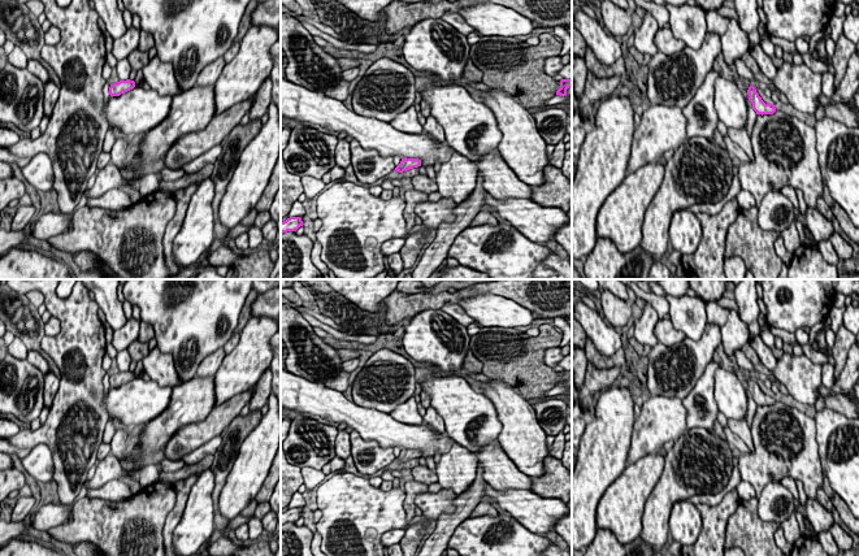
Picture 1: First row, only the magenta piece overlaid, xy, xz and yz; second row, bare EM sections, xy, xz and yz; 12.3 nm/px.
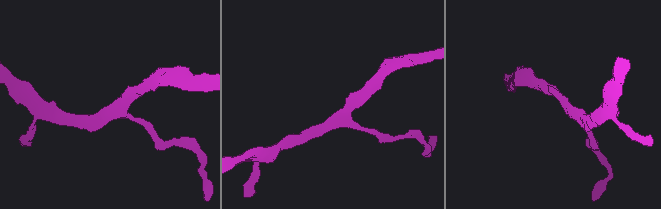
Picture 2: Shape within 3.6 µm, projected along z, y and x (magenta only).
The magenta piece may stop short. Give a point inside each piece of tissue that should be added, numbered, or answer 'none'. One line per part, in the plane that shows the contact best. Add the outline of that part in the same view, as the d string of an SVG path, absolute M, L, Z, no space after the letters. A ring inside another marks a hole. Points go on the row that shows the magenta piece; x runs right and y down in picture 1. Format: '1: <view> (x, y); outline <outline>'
none

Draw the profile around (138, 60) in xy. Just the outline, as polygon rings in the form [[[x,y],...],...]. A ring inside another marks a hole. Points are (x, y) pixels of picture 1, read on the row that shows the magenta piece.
[[[135,48],[127,56],[129,64],[134,70],[142,70],[149,61],[148,52],[140,52],[139,48]]]

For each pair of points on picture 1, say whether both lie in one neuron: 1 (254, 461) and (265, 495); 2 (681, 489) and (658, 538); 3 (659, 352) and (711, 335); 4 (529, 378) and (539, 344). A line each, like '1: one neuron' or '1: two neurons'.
1: two neurons
2: one neuron
3: one neuron
4: one neuron

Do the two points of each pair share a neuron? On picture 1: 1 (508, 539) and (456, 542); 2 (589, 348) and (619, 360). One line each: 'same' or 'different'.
1: same
2: same

